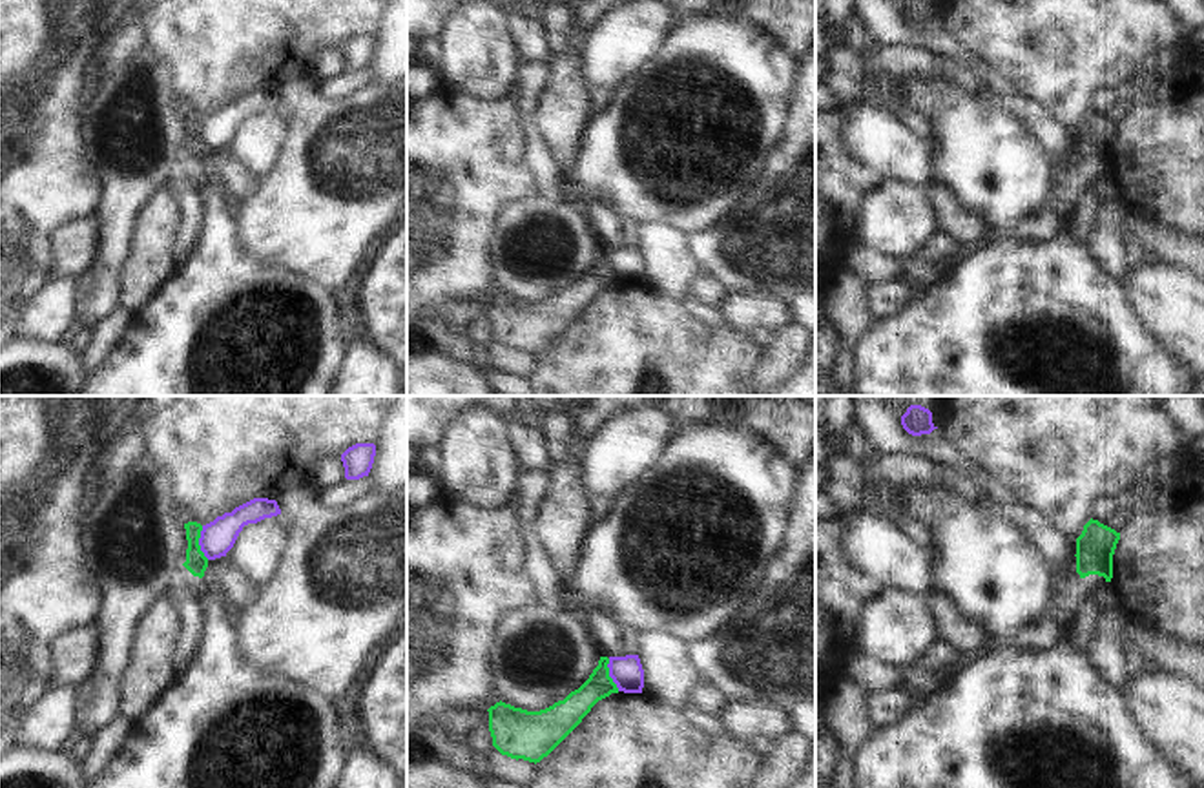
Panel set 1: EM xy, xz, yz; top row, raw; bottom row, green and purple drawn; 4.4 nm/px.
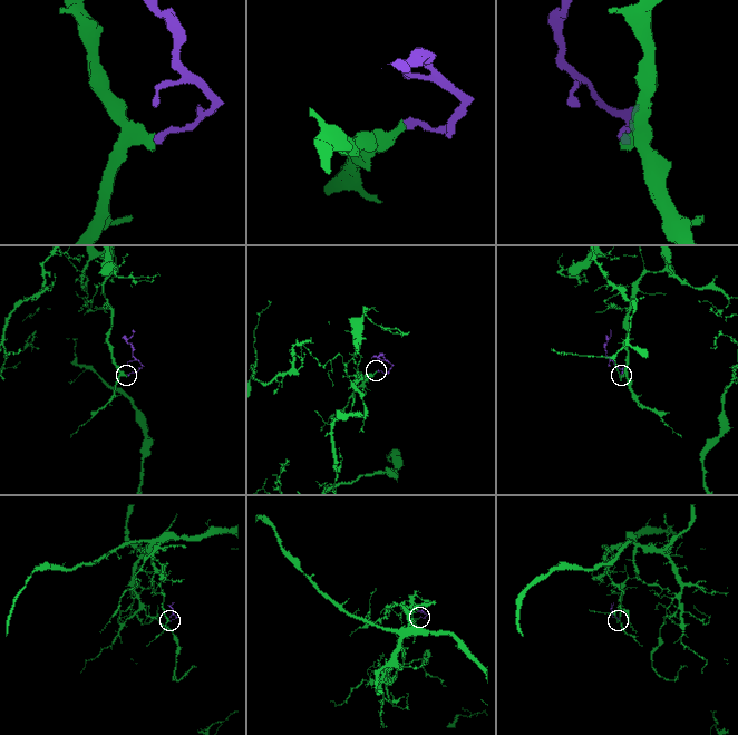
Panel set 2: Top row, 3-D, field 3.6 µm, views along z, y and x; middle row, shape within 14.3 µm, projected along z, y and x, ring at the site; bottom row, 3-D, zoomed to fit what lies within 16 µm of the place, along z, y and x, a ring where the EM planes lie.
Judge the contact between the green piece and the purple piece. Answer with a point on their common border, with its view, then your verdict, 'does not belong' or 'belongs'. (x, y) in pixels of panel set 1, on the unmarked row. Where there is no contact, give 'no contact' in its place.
contact xy (197, 134); does not belong

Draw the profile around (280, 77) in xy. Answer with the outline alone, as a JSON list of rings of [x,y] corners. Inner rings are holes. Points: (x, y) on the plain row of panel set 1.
[[[275,64],[274,75],[266,80],[266,89],[277,91],[285,82],[292,80],[294,77],[310,75],[310,67],[312,67],[310,64],[303,64],[303,66],[297,66],[294,71],[283,71]]]

